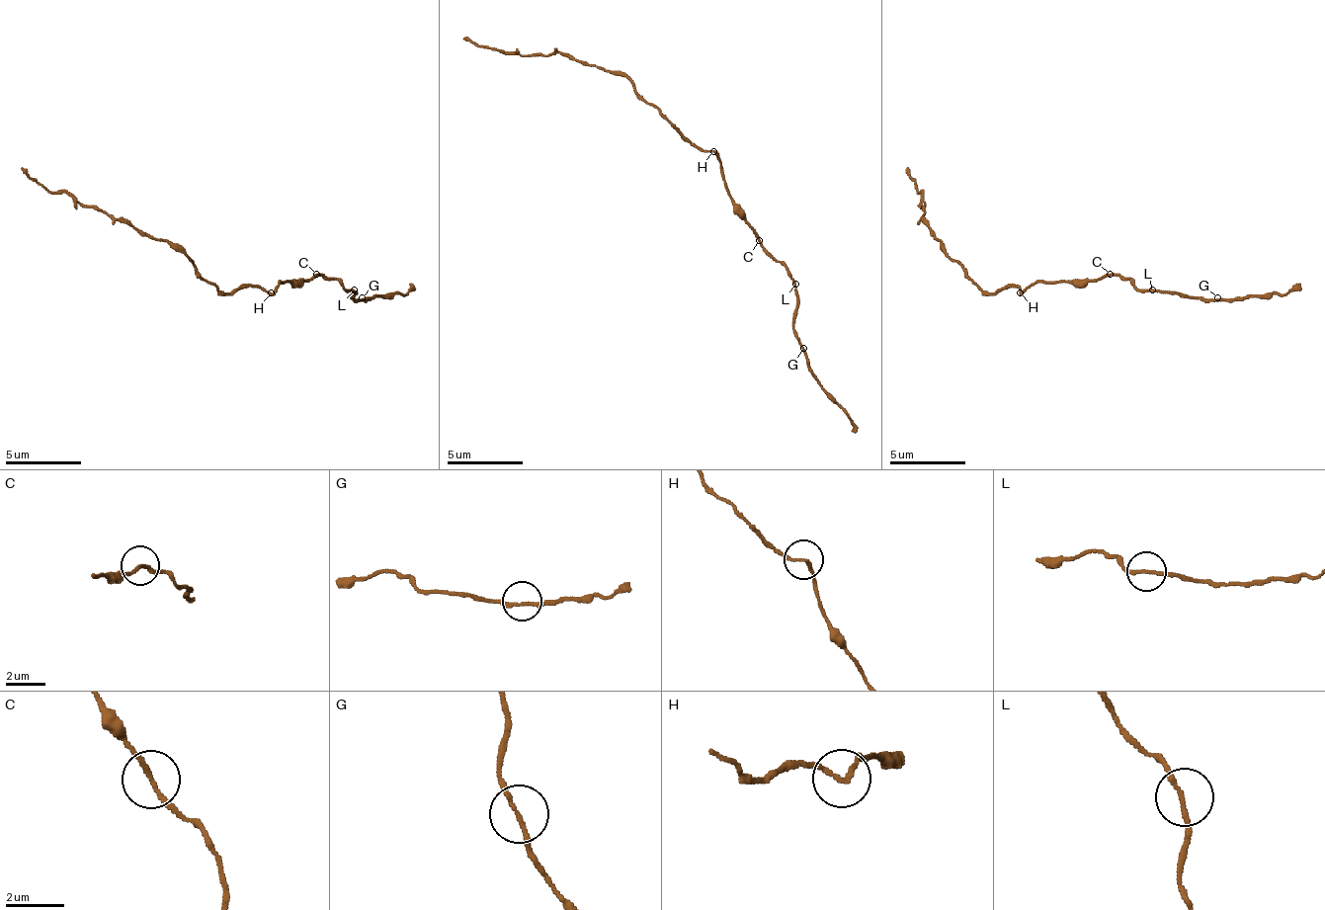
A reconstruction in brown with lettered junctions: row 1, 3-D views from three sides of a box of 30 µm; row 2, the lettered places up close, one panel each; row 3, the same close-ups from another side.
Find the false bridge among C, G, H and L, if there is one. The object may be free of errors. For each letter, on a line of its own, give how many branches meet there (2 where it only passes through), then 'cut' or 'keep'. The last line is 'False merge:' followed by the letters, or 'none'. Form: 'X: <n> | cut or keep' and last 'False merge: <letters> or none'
C: 2 | keep
G: 2 | keep
H: 2 | keep
L: 2 | keep
False merge: none

